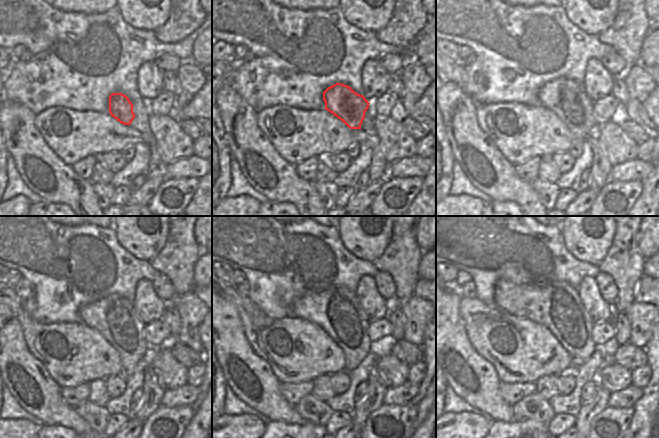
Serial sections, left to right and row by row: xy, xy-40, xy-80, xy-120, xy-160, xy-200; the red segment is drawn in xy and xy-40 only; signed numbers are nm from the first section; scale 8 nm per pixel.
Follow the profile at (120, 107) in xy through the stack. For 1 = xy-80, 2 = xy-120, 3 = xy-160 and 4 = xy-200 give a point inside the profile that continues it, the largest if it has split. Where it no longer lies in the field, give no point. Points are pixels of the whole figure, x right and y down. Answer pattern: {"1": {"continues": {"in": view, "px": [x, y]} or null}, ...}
{"1": {"continues": {"in": "xy-80", "px": [565, 97]}}, "2": {"continues": {"in": "xy-120", "px": [115, 317]}}, "3": {"continues": {"in": "xy-160", "px": [337, 311]}}, "4": {"continues": {"in": "xy-200", "px": [558, 307]}}}

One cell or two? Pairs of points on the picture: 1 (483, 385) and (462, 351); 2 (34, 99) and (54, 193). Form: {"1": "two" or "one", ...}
{"1": "one", "2": "two"}

